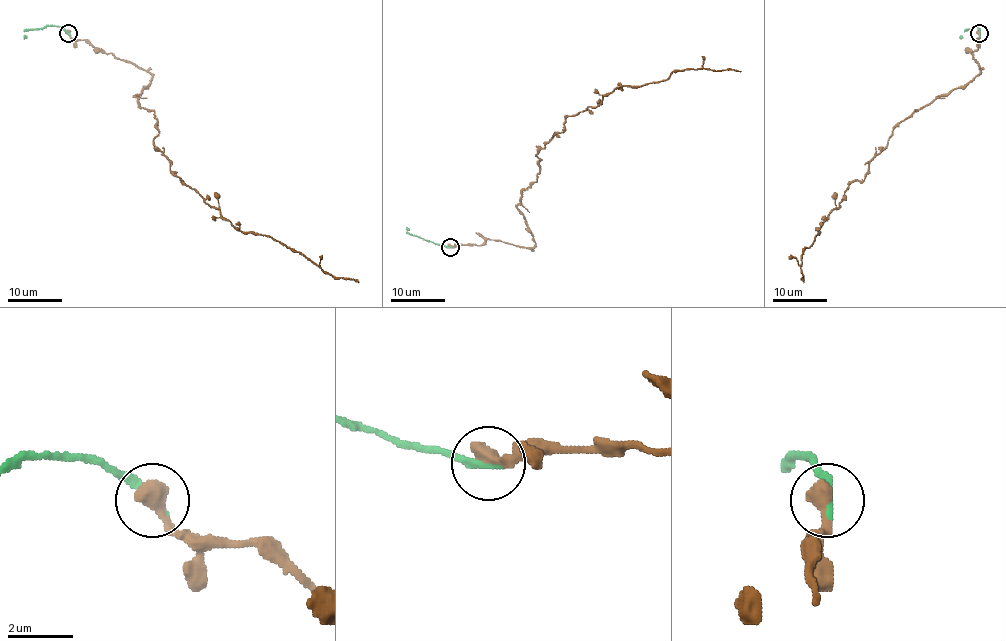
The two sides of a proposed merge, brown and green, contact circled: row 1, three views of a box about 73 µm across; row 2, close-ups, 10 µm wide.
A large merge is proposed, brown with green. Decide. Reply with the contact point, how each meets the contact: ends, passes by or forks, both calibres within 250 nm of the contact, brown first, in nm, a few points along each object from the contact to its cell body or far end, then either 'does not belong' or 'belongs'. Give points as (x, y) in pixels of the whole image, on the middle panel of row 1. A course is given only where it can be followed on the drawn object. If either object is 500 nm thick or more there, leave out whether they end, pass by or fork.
at (450, 247); 550 nm thick on the brown side, 300 nm on the other; brown runs (450, 247), (535, 244), (517, 205), (539, 171), (536, 154), (568, 116), (618, 86), (683, 70), (741, 71); green runs (450, 247), (409, 234), (407, 228); belongs

